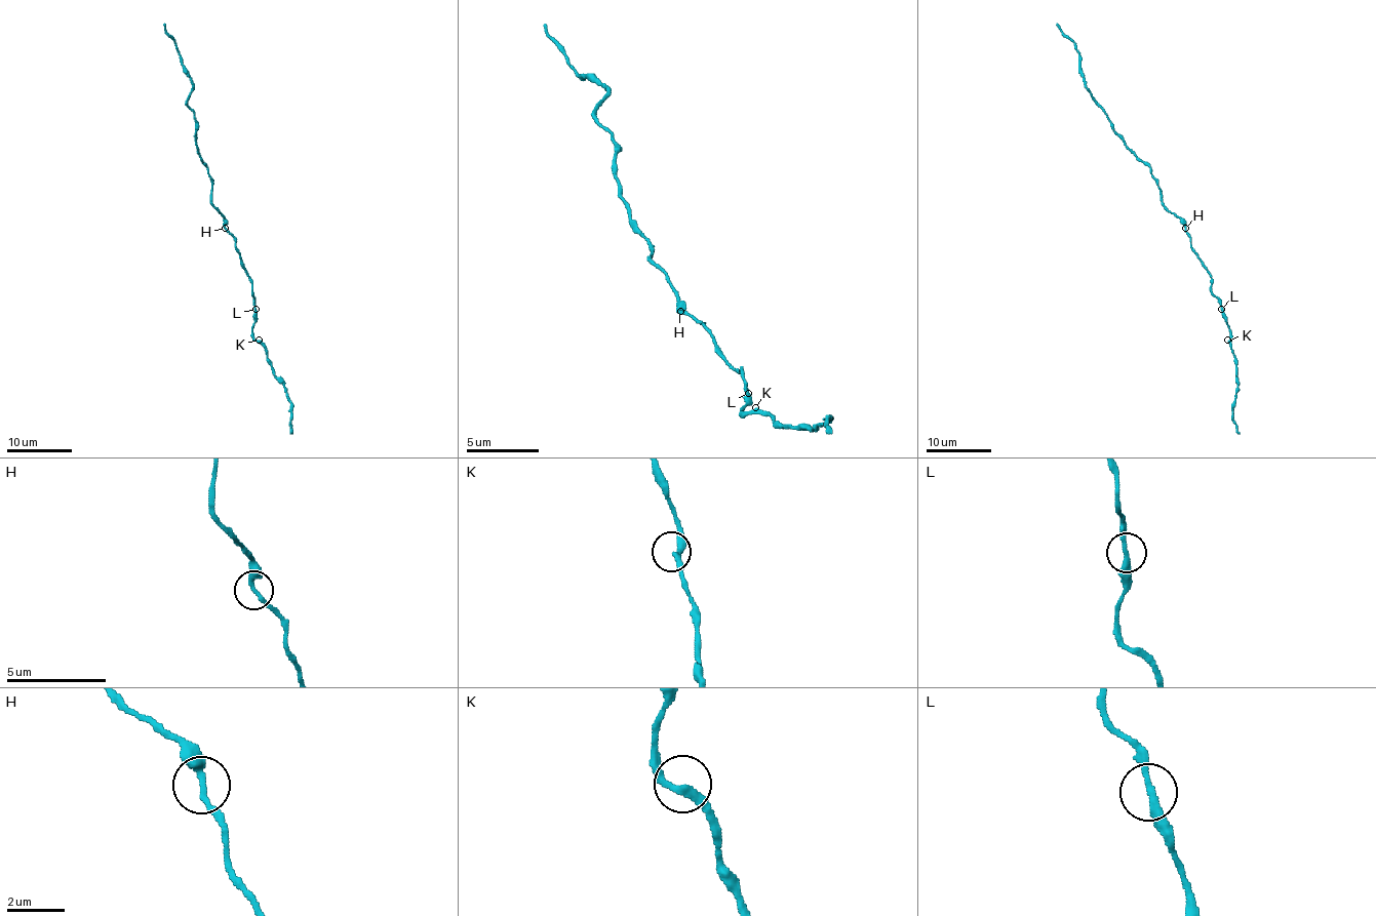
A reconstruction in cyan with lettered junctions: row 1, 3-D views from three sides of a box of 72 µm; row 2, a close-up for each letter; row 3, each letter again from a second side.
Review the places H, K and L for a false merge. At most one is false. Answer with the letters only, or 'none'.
none

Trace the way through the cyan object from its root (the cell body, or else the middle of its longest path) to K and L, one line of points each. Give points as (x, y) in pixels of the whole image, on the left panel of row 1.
K: (225, 217), (226, 231), (234, 239), (240, 265), (250, 278), (256, 308), (252, 336), (259, 340)
L: (225, 217), (226, 231), (234, 239), (240, 265), (250, 278), (256, 309)

